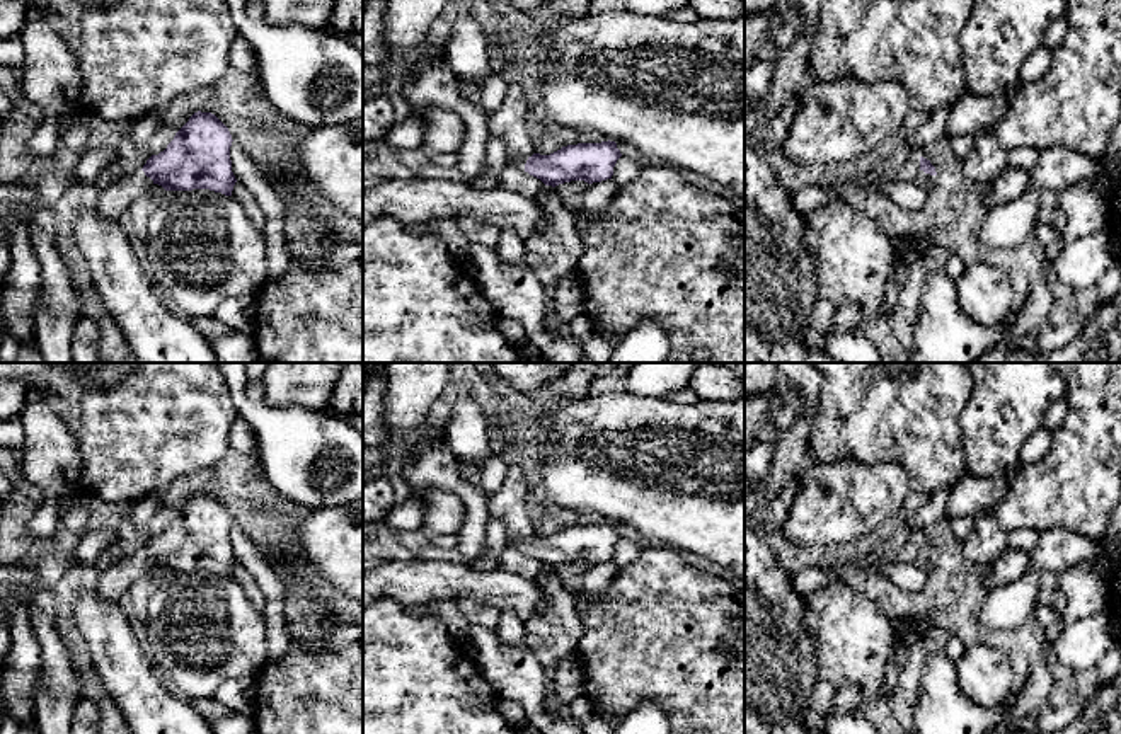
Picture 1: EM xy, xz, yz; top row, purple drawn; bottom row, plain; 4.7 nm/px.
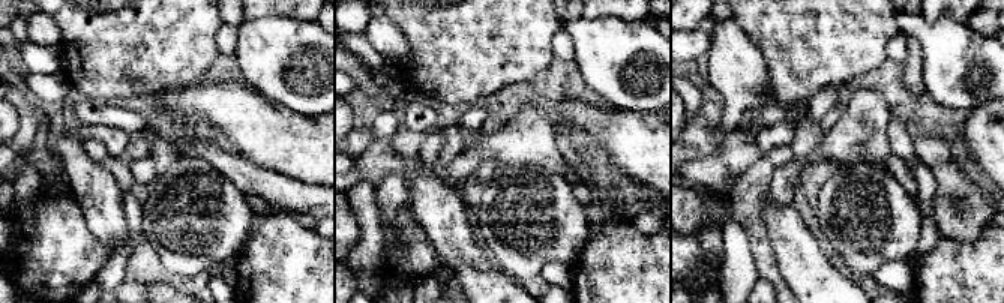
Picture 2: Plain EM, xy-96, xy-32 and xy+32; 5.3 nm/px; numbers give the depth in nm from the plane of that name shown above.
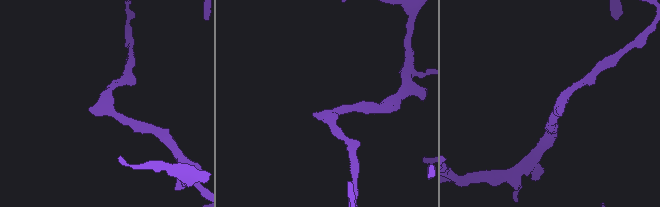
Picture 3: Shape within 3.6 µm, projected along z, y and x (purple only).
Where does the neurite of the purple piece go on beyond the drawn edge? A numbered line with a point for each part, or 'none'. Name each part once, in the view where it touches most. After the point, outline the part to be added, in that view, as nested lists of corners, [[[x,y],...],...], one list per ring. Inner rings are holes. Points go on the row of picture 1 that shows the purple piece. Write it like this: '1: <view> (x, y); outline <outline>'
1: xy (114, 200); outline [[[141,169],[129,175],[121,175],[118,181],[101,189],[95,211],[106,221],[119,221],[131,203],[150,187],[153,187],[153,181],[147,177]]]

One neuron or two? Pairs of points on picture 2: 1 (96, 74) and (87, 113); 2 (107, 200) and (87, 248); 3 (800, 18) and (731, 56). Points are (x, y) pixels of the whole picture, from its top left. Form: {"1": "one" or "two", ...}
{"1": "two", "2": "two", "3": "two"}

